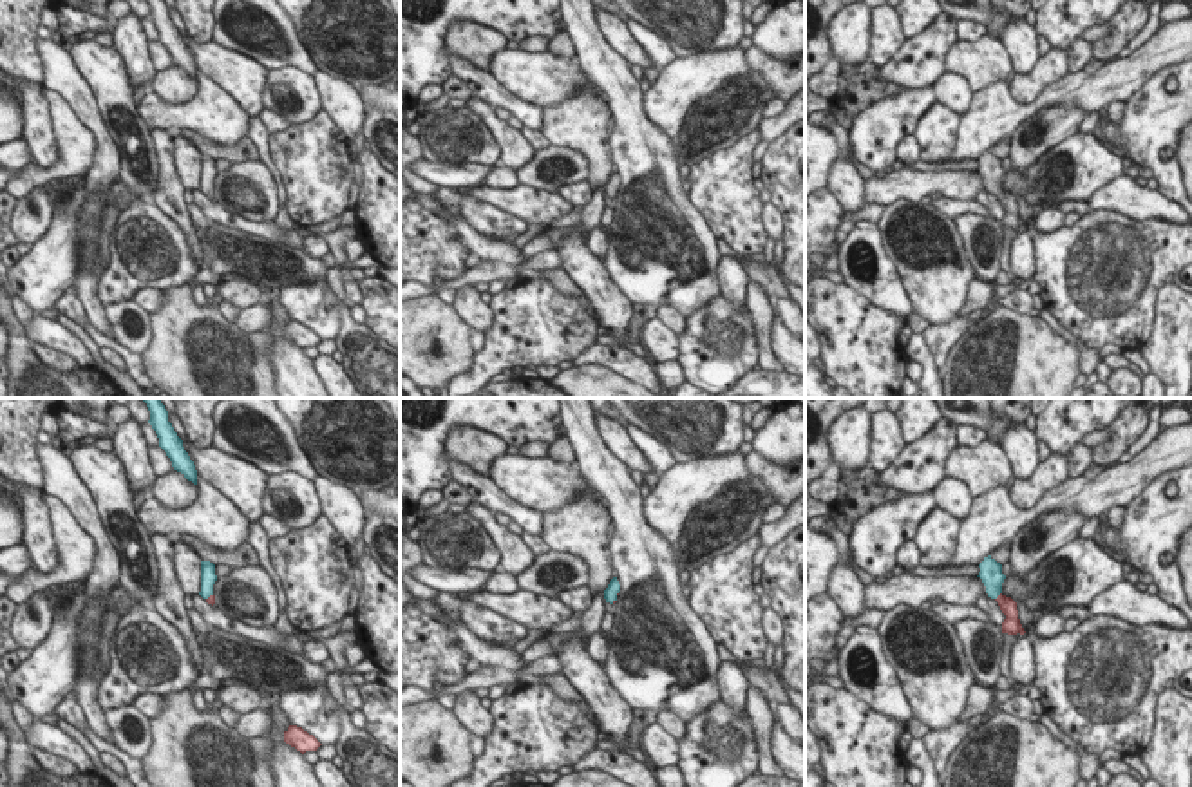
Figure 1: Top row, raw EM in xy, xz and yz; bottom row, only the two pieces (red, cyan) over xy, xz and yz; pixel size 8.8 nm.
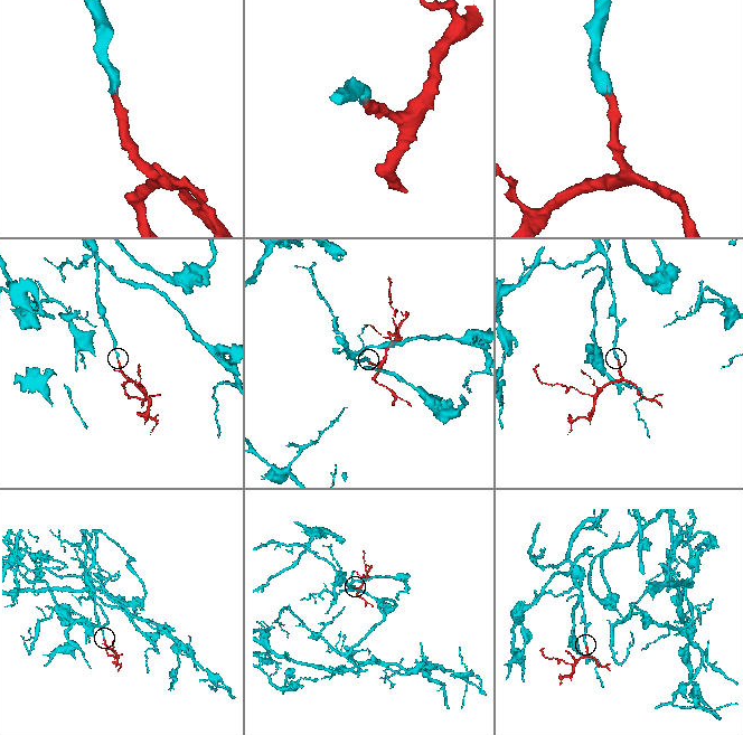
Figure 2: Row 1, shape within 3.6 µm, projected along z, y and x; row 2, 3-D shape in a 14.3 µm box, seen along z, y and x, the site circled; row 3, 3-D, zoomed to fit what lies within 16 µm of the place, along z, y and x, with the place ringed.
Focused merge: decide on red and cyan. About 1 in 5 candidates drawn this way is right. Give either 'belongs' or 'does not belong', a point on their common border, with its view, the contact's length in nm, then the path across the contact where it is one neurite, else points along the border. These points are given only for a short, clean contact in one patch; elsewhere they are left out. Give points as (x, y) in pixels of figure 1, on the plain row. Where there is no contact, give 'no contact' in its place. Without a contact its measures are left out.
belongs; meets red in yz at (999, 190); contact 100 nm long; runs through yz (1008, 201), (999, 190), (992, 170)

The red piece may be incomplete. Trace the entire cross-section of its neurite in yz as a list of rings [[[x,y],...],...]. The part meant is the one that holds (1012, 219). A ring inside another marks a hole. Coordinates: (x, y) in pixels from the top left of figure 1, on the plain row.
[[[988,150],[979,159],[979,163],[980,163],[980,166],[977,172],[982,174],[988,192],[995,194],[998,197],[1002,208],[1006,210],[1006,213],[1002,217],[1002,228],[1024,230],[1026,226],[1018,213],[1017,197],[1011,192],[1006,192],[1002,188],[1002,177],[1006,174],[1006,170],[1002,168],[1002,159],[997,157],[991,150]]]

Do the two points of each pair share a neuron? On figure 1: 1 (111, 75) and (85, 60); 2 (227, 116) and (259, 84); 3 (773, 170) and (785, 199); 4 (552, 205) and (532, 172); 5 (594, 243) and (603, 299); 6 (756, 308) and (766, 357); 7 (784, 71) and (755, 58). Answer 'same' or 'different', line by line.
1: same
2: different
3: same
4: different
5: different
6: same
7: same

